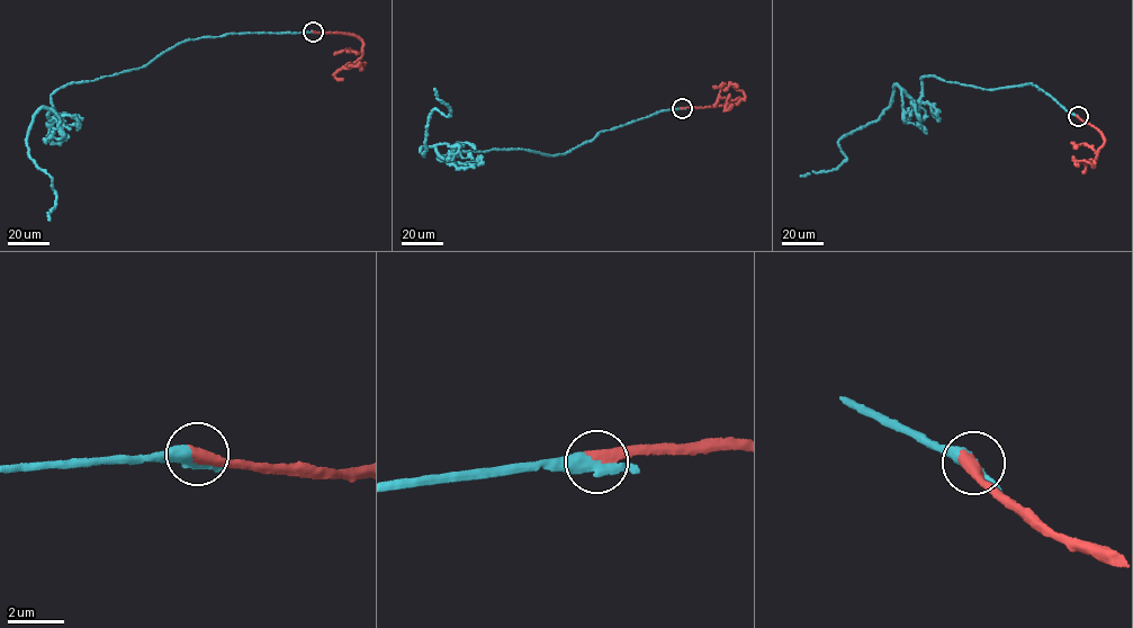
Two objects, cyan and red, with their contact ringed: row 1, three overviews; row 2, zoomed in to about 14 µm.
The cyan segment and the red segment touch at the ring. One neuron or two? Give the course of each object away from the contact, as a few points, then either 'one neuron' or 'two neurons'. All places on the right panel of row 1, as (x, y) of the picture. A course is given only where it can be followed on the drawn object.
cyan via (1078, 116), (1032, 83), (923, 75), (918, 100), (896, 84), (879, 118), (841, 136), (841, 166), (800, 176) | red via (1078, 116), (1102, 132), (1104, 138), (1094, 161), (1086, 162), (1082, 172) | one neuron

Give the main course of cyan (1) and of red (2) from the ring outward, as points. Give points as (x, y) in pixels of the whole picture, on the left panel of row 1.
1: (313, 32), (189, 39), (144, 65), (56, 89), (54, 116), (41, 108), (26, 140), (55, 191), (50, 221)
2: (313, 32), (350, 33), (362, 41), (360, 59), (334, 74), (342, 80)

